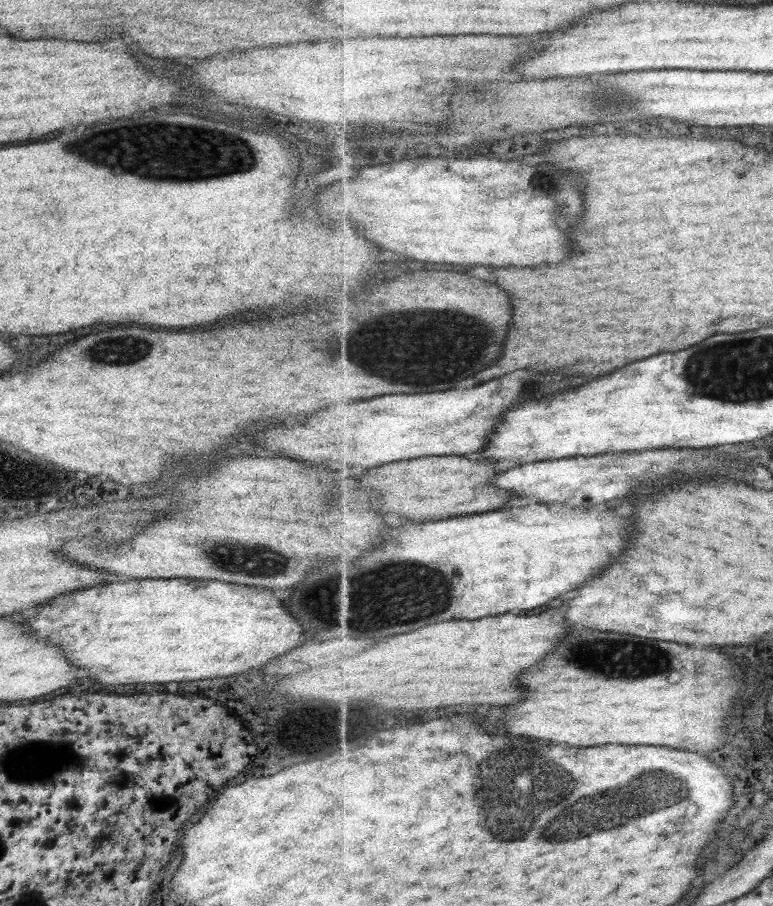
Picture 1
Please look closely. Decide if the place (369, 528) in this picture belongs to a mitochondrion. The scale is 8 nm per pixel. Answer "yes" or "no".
no

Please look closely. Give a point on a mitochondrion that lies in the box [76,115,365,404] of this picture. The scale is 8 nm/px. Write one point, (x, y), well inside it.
(178, 160)

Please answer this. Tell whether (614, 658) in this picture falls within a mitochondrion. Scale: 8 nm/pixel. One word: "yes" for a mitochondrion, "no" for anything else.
yes

